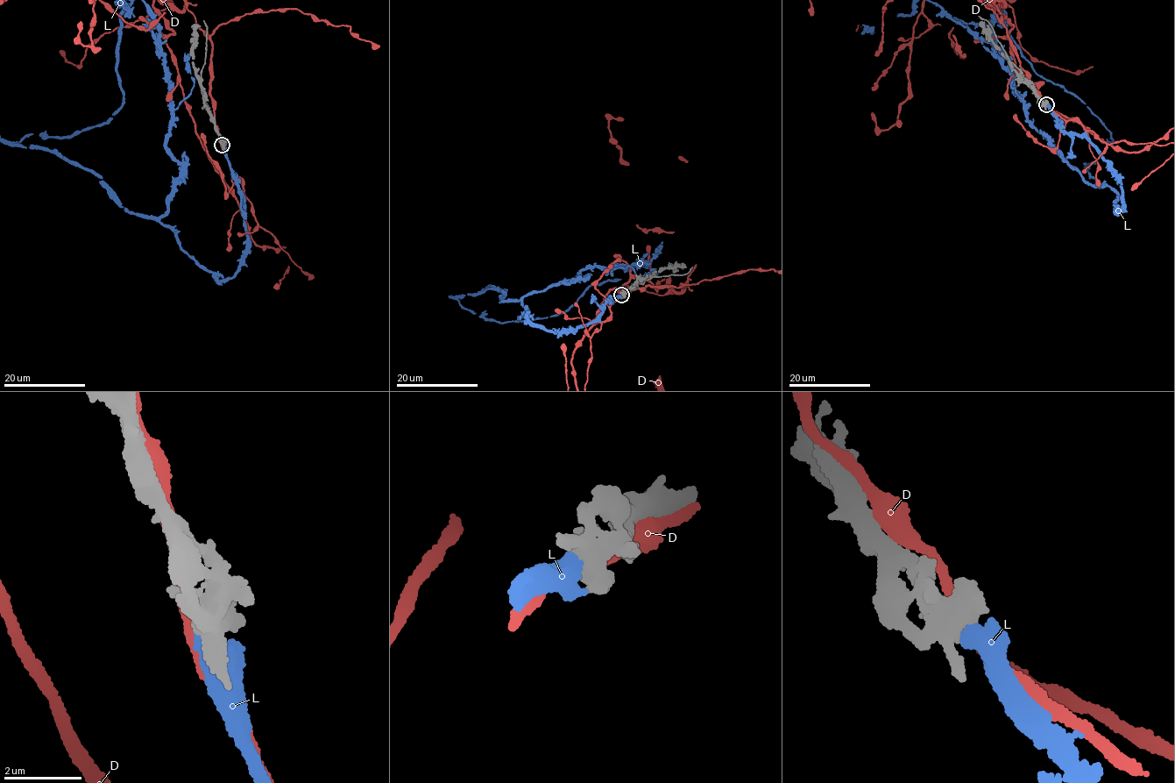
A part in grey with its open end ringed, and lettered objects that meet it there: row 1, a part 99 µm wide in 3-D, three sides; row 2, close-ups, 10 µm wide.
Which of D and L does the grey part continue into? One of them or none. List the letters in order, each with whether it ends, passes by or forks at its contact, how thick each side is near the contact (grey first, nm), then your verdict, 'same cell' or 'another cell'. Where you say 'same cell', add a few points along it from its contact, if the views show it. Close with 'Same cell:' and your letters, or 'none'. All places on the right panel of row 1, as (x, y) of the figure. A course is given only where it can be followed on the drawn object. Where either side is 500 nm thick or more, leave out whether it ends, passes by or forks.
D: calibres 500 and 280 nm; another cell
L: calibres 550 and 500 nm; same cell
Same cell: L

